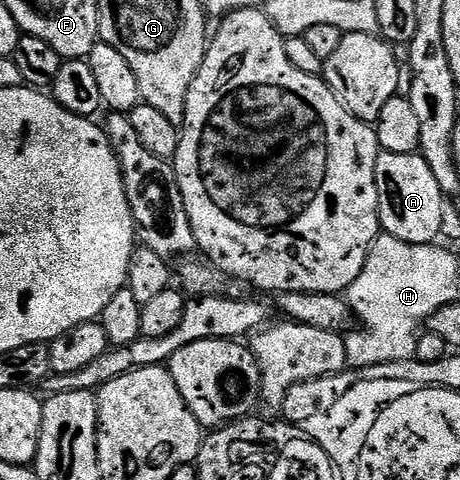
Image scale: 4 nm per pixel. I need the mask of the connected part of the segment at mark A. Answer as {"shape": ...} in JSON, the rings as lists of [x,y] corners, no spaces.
{"shape":[[[379,151],[376,158],[376,190],[378,191],[378,222],[381,231],[392,238],[400,238],[400,242],[409,244],[432,244],[441,237],[441,206],[444,201],[444,193],[440,190],[440,182],[436,182],[428,162],[420,154],[392,154],[391,152]]]}

